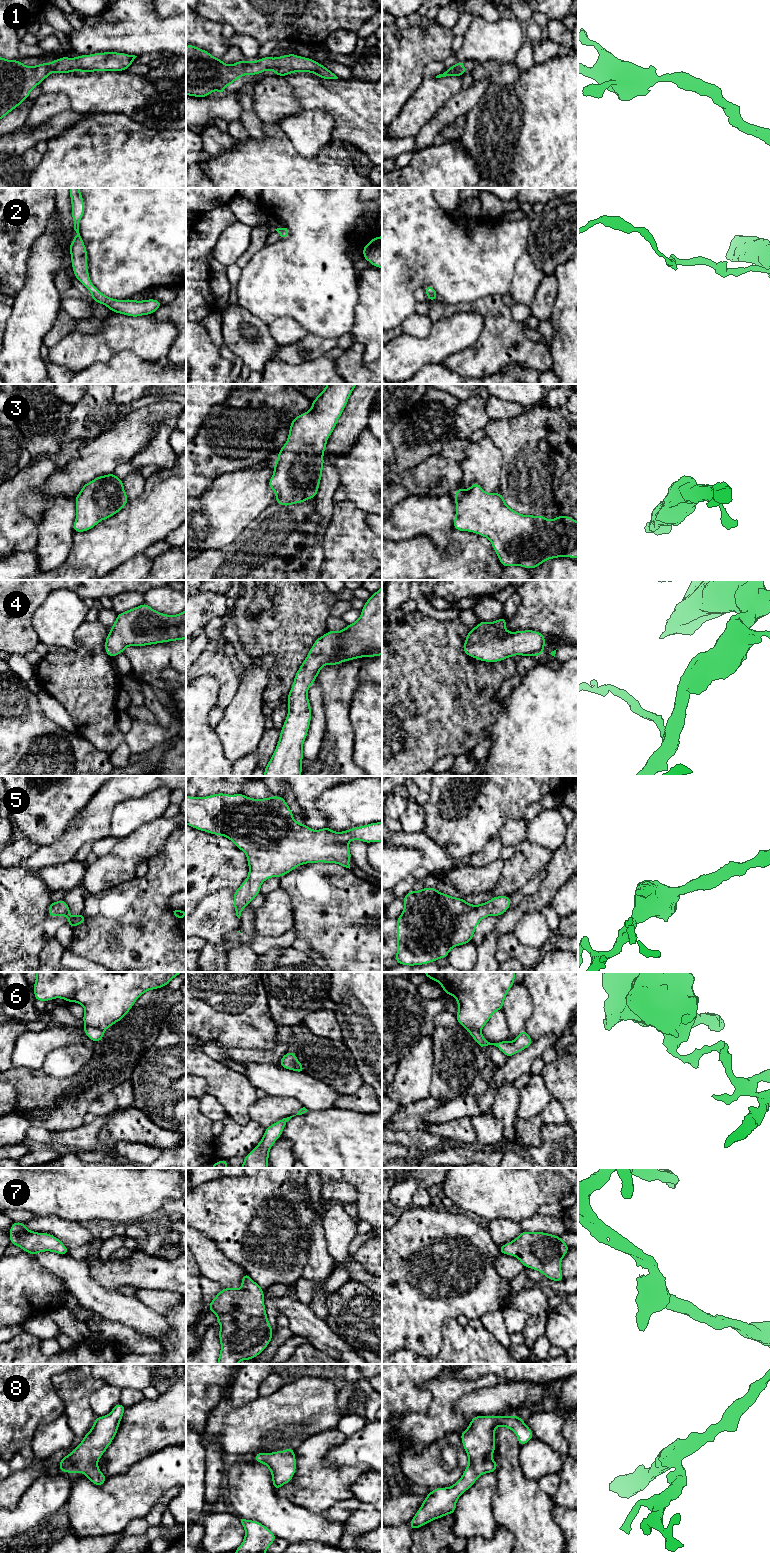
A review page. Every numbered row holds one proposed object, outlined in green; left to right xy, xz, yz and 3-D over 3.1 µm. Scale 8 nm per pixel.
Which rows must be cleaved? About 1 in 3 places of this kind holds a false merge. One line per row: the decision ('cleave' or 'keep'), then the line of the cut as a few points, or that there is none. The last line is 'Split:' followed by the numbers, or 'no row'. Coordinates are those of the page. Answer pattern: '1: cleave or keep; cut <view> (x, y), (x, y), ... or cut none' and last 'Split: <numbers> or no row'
1: keep; cut none
2: keep; cut none
3: keep; cut none
4: keep; cut none
5: keep; cut none
6: cleave; cut xy (85, 1025), (98, 1027), (103, 1031)
7: keep; cut none
8: keep; cut none
Split: 6

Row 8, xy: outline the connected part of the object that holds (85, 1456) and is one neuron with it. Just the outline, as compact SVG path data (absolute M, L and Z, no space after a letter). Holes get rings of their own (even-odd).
M119 1402L108 1415L96 1417L82 1442L70 1454L63 1456L59 1470L71 1474L84 1473L94 1485L103 1485L107 1477L99 1470L98 1460L116 1436L125 1408Z

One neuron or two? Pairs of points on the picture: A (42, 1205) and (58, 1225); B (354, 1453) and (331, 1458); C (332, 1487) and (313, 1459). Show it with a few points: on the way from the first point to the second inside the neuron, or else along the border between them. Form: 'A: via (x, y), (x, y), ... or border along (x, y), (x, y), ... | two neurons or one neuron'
A: border along (35, 1214), (56, 1215), (71, 1222) | two neurons
B: via (348, 1453), (337, 1456) | one neuron
C: via (325, 1480), (313, 1466) | one neuron

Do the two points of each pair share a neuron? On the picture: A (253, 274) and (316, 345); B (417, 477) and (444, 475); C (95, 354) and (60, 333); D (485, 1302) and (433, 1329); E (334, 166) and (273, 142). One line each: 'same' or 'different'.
A: different
B: same
C: different
D: same
E: same

